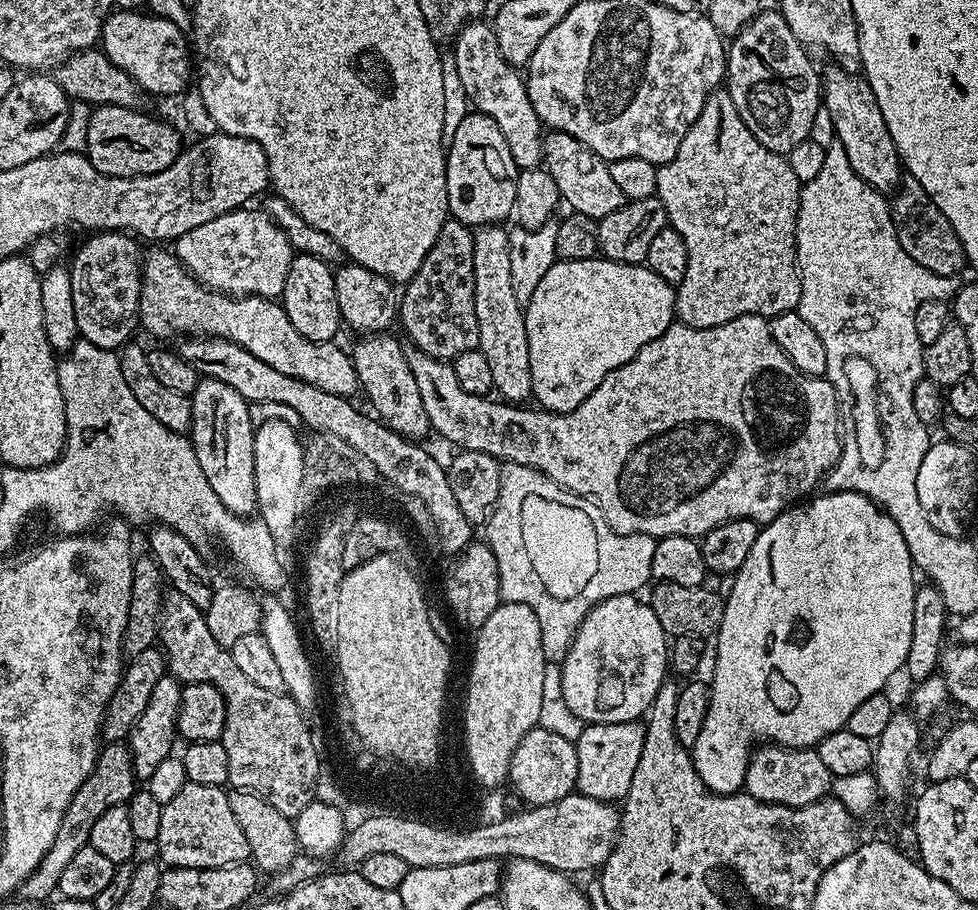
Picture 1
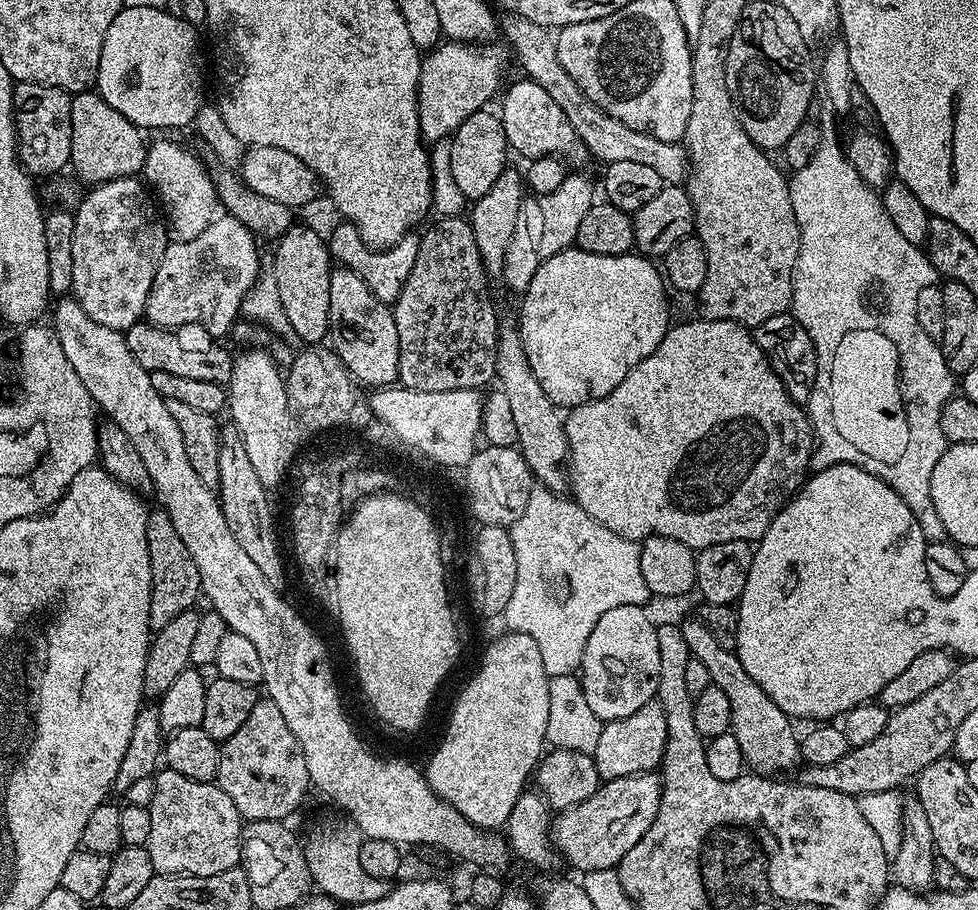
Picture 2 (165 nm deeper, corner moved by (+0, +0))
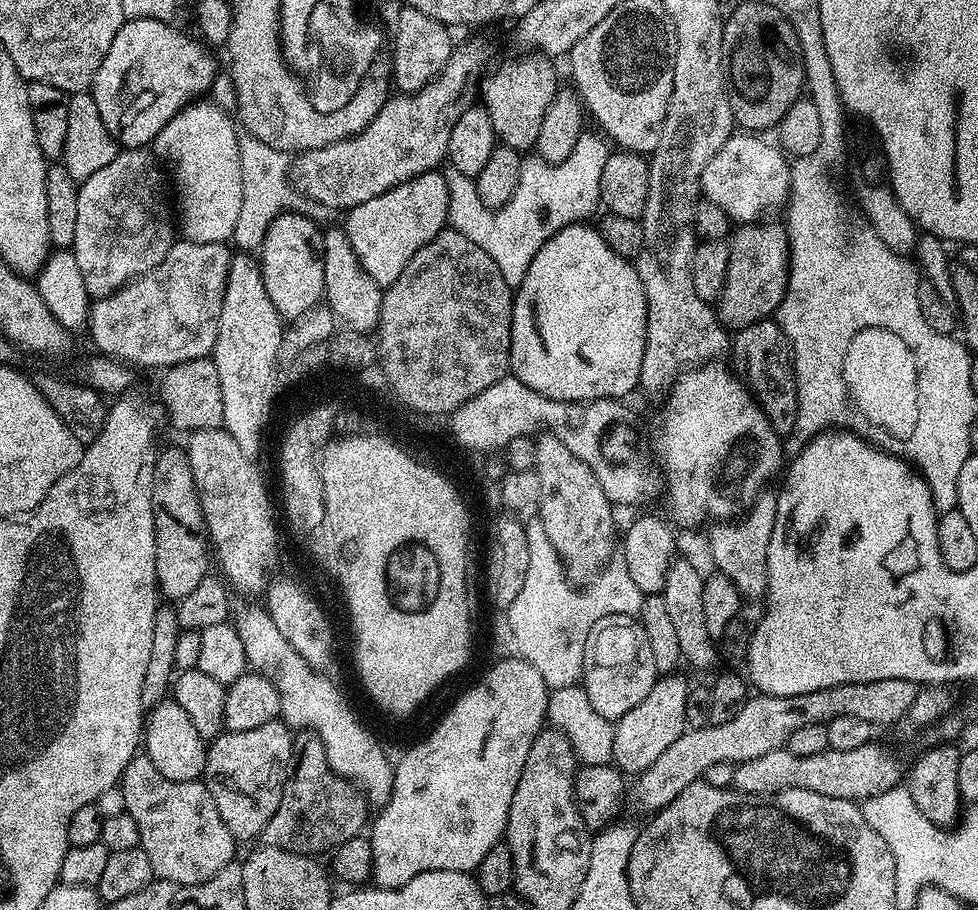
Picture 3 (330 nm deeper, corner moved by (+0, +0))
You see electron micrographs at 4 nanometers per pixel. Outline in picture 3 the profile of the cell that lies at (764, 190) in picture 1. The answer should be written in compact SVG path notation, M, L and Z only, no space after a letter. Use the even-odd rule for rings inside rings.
M776 222L746 224L731 233L728 245L730 266L726 286L718 301L718 315L725 329L739 330L759 320L775 317L786 294L790 267L788 229L783 223L772 223Z

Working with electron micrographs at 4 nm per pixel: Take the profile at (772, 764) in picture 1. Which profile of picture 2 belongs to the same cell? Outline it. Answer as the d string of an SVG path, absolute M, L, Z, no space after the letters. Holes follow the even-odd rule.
M703 619L683 621L680 629L682 638L686 638L686 646L692 652L692 658L706 666L712 683L720 687L730 702L730 734L742 750L744 764L752 767L749 769L753 773L770 777L784 774L780 772L788 772L792 767L795 769L801 763L800 742L798 732L792 729L793 721L790 717L778 706L774 706L774 698L770 698L766 690L762 690L762 686L750 678L750 674L746 674L744 661L736 657L733 649L718 642Z

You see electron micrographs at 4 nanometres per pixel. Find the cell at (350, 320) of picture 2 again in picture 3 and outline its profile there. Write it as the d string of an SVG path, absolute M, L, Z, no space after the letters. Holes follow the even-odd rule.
M336 226L324 232L320 253L323 257L325 301L335 317L339 321L346 321L343 323L352 328L369 328L368 326L379 325L380 307L384 297L382 286L374 282L374 278L363 269L343 227Z

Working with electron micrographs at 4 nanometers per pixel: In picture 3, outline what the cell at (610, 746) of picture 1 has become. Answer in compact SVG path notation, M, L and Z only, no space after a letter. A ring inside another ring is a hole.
M664 674L656 679L650 694L634 706L634 710L626 710L620 720L614 724L615 767L625 774L639 774L654 766L655 760L666 751L673 742L686 731L686 700L690 684L680 674Z

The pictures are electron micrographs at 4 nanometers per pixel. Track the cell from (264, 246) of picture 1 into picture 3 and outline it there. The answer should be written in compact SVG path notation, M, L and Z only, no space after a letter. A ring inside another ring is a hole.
M177 239L154 270L131 280L114 294L97 299L91 305L86 329L96 343L95 351L140 370L163 370L178 362L211 357L233 257L228 248L227 243L199 244Z

